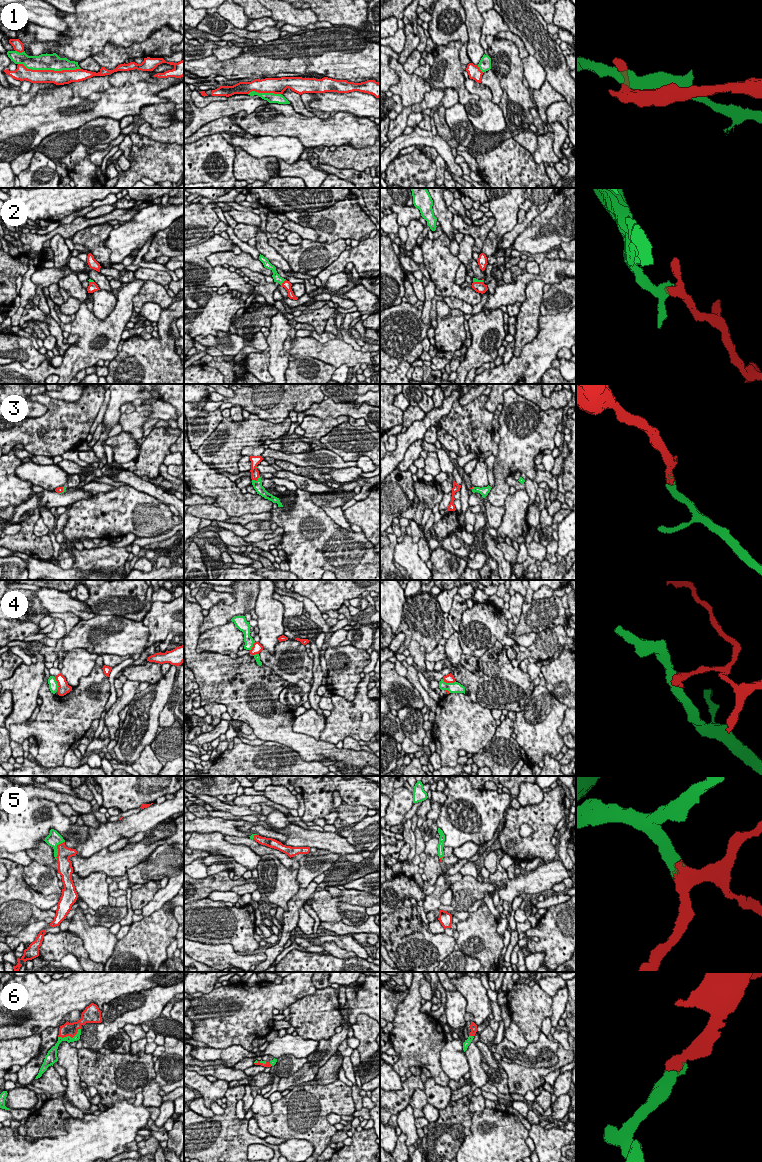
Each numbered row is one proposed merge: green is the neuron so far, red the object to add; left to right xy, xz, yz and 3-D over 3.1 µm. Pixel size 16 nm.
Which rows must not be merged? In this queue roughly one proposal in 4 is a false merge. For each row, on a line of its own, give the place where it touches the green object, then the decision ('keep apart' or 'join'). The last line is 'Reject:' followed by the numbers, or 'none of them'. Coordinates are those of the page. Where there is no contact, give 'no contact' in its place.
1: xy (49, 69) | keep apart
2: xz (283, 281) | join
3: xz (257, 480) | join
4: xy (57, 684) | keep apart
5: xy (57, 849) | join
6: xy (69, 1036) | join
Reject: 1, 4

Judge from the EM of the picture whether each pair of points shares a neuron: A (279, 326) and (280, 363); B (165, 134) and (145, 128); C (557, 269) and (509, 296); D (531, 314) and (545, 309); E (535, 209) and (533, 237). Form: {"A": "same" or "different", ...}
{"A": "same", "B": "same", "C": "same", "D": "different", "E": "different"}

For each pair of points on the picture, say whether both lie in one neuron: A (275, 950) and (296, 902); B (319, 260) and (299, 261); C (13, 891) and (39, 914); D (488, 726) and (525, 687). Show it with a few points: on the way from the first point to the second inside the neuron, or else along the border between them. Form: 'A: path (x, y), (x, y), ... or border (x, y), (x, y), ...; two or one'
A: path (283, 938), (292, 914); one
B: path (314, 260), (304, 260); one
C: border (10, 900), (23, 900), (39, 908), (49, 909); two
D: border (470, 698), (490, 710); two

